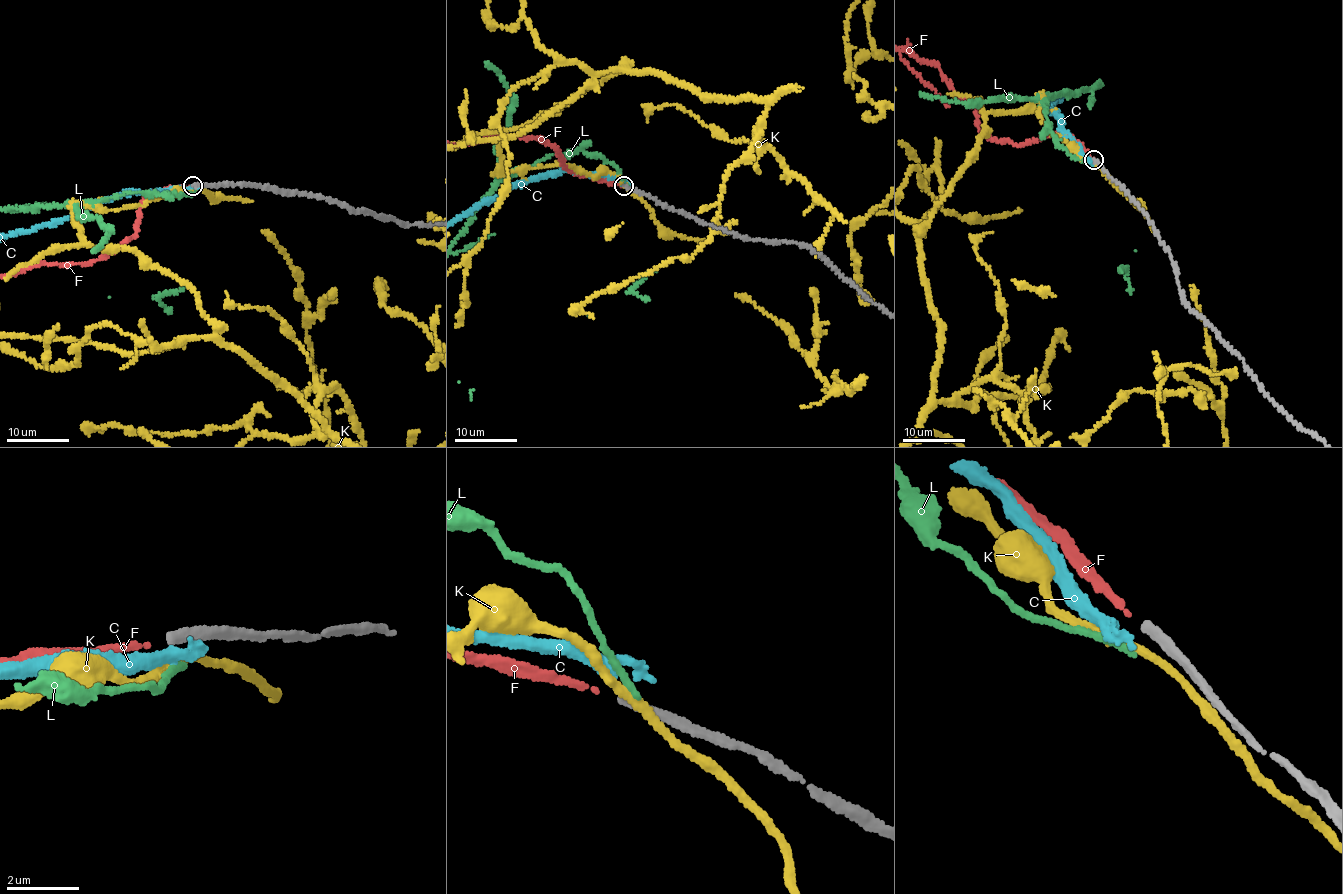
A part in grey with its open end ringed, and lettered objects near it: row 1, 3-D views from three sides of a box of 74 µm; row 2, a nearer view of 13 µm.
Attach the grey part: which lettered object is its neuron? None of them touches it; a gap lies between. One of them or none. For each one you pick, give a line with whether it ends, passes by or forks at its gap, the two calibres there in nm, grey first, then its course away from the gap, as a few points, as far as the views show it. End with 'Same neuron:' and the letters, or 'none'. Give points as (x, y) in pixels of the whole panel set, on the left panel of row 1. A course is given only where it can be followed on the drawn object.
F: it ends there; 240 nm thick on the grey side, 160 nm on the other
Same neuron: F

